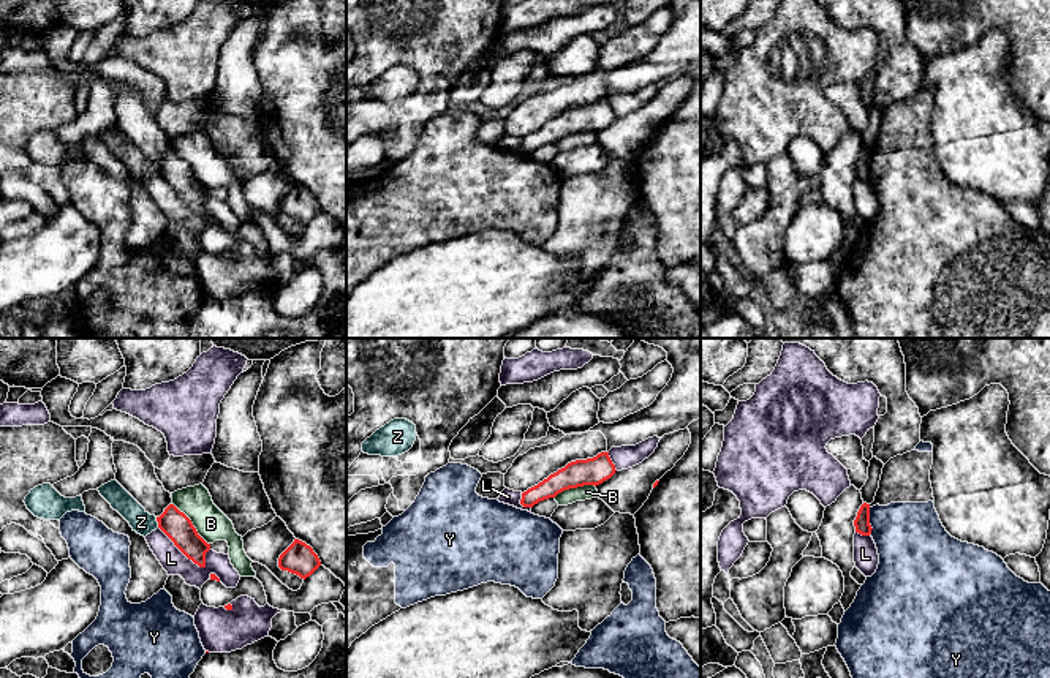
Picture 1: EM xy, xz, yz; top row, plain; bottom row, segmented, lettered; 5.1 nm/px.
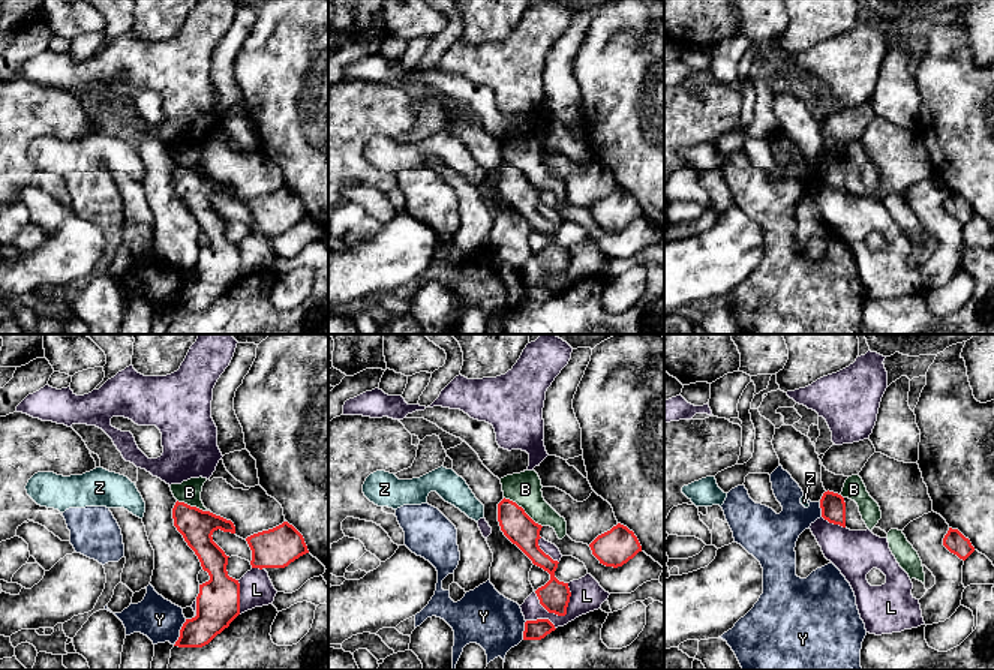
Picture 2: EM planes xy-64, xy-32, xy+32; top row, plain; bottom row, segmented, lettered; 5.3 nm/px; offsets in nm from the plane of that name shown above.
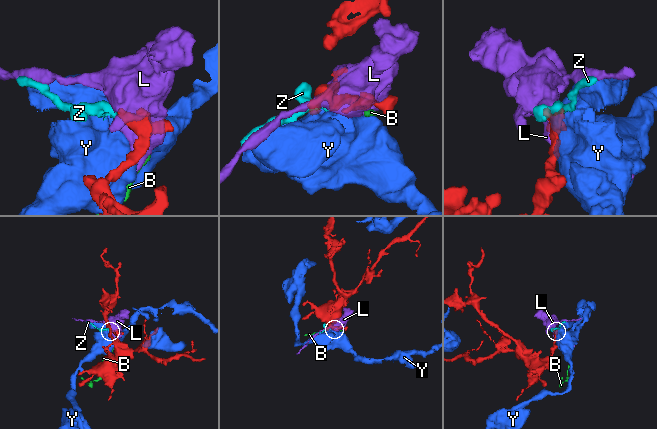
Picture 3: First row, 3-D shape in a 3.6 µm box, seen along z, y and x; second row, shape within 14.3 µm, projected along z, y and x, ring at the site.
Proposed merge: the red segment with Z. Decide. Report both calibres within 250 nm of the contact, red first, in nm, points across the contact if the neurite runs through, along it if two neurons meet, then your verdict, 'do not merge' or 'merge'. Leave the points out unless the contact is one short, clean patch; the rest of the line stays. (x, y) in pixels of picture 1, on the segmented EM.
calibres 150 and 120 nm; border xy (155, 517), (158, 527); do not merge

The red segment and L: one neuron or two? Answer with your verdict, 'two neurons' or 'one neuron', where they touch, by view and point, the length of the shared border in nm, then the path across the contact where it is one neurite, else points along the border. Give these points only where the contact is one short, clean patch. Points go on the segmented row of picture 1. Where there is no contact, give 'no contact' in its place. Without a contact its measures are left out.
two neurons | xy (182, 552) | 320 nm

